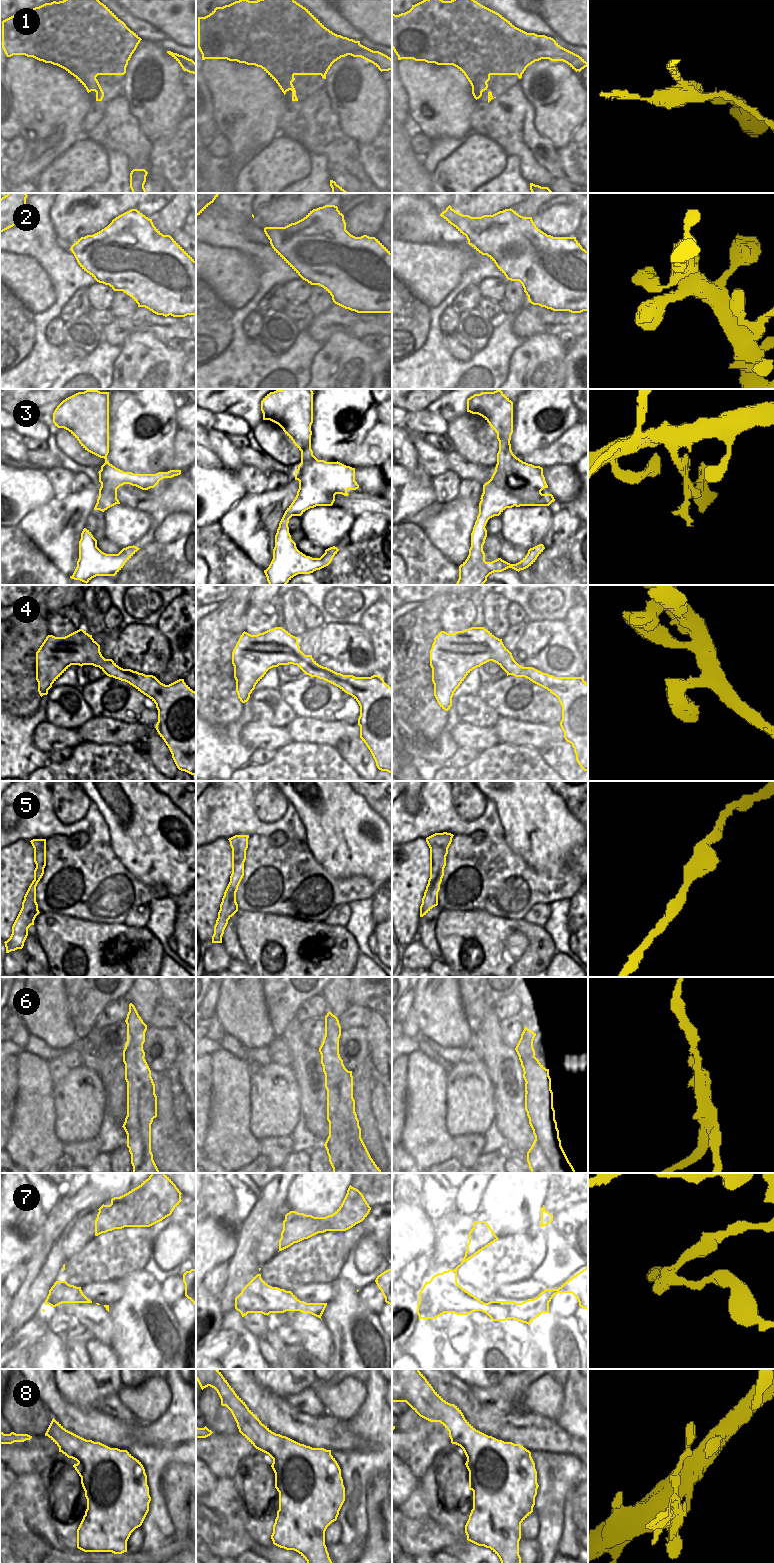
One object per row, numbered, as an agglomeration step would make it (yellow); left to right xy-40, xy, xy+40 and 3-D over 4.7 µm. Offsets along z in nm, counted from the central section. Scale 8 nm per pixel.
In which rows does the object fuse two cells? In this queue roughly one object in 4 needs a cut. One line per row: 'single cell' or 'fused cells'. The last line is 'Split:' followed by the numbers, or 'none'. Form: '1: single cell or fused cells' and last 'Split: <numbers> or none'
1: fused cells
2: single cell
3: single cell
4: single cell
5: single cell
6: fused cells
7: fused cells
8: single cell
Split: 1, 6, 7

